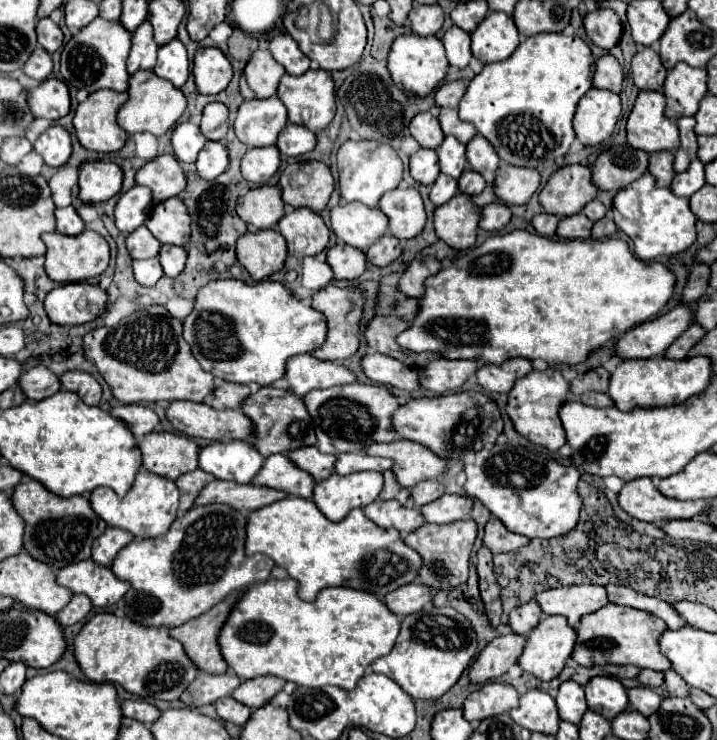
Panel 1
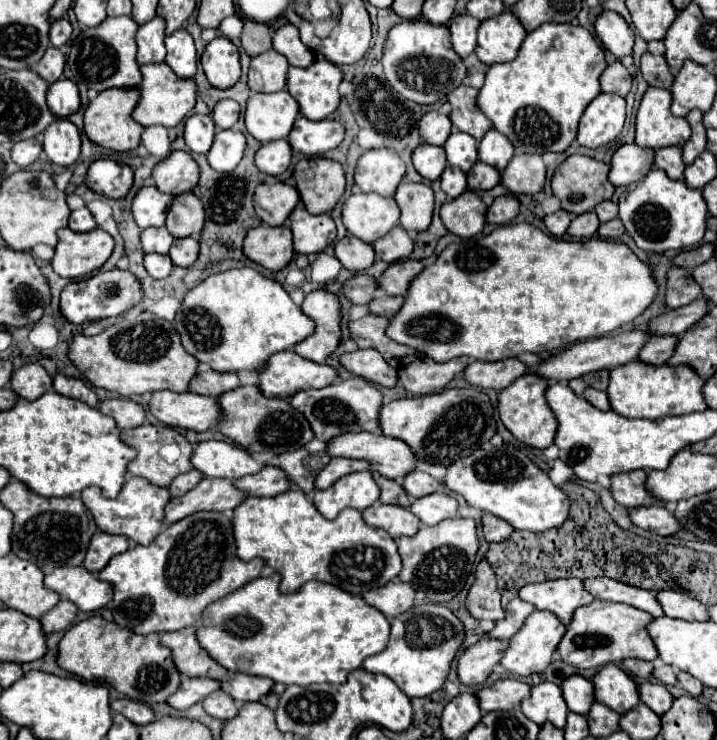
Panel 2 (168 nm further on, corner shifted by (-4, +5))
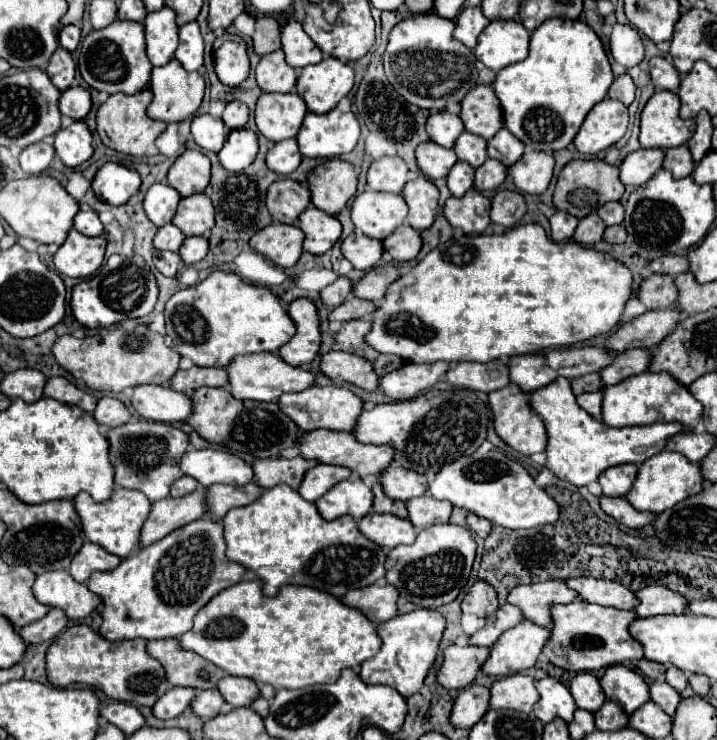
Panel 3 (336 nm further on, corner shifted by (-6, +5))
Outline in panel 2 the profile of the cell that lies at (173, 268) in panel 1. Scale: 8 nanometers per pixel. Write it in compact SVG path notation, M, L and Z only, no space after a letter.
M194 236L174 240L174 246L170 248L168 256L172 258L172 262L176 266L190 268L196 262L196 258L198 258L198 240Z

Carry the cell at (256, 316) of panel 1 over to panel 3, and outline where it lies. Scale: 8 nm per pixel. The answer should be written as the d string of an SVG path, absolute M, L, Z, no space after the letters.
M210 272L200 284L178 290L166 302L164 316L166 338L180 356L188 356L196 366L226 368L238 354L276 352L296 332L274 292L248 284L234 272Z

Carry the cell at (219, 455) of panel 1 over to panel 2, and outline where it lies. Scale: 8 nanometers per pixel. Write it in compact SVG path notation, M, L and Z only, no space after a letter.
M222 440L200 442L192 454L192 464L204 476L230 480L262 470L262 464L256 462L246 450Z

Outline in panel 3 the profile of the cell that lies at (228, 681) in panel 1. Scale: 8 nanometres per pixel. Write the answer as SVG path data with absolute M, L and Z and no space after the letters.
M170 688L154 706L152 706L152 714L160 720L168 720L168 718L176 718L178 714L182 714L190 702L194 698L194 690L192 688Z

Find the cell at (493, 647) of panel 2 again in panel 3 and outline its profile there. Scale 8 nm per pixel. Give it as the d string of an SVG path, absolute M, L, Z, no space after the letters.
M448 646L442 650L442 666L436 672L436 680L446 690L462 690L472 684L486 658L488 648Z

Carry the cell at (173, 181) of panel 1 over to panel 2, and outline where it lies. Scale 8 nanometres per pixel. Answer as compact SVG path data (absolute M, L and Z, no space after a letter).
M172 150L166 160L154 166L152 180L158 190L178 196L192 192L198 184L198 164L184 150Z

